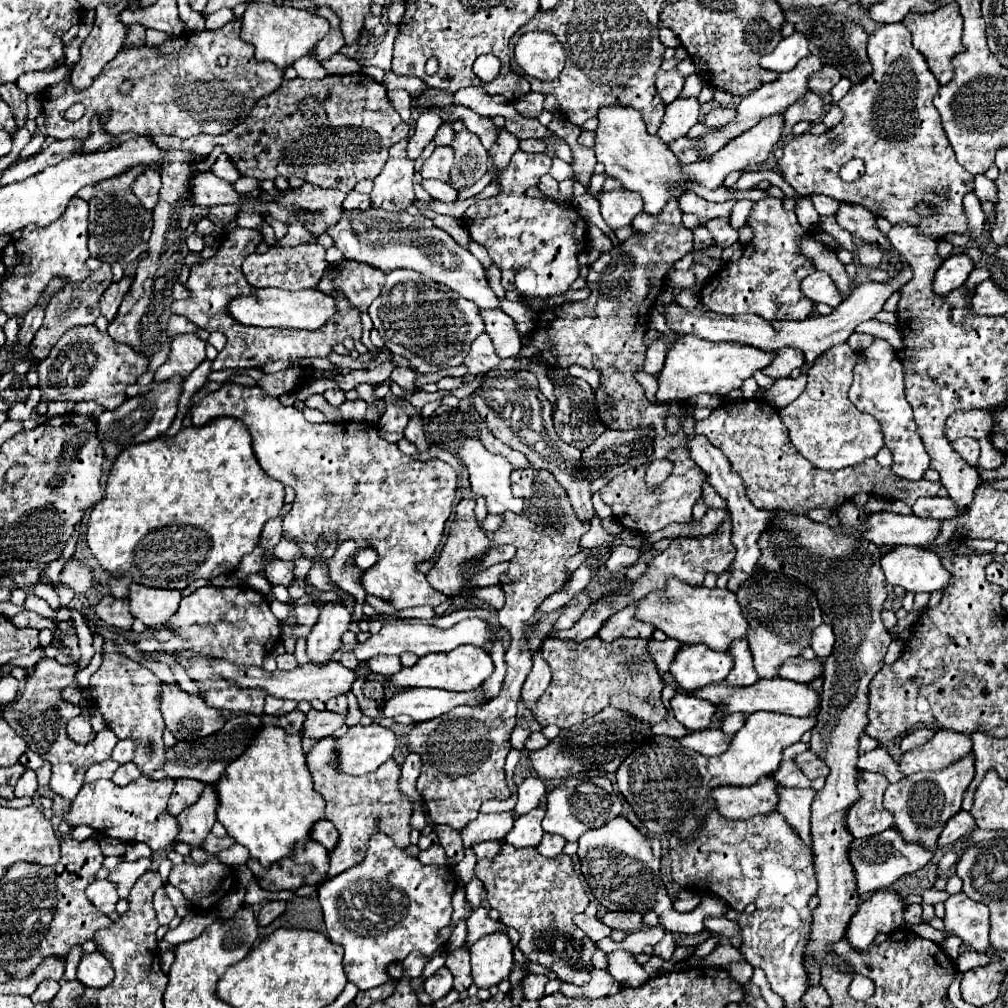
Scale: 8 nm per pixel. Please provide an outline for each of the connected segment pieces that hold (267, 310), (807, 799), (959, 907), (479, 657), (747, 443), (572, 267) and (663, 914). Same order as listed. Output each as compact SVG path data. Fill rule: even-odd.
M263 288L251 296L239 296L229 304L229 314L237 322L245 326L259 326L259 328L273 326L273 328L289 328L289 330L317 330L325 326L335 312L337 312L337 298L317 288L297 290L297 292Z
M779 786L777 812L799 834L803 844L811 844L809 810L811 810L811 802L815 800L815 796L817 796L815 788L783 788L783 786Z
M967 894L949 896L945 902L945 930L927 934L925 924L917 926L917 934L933 938L941 944L943 934L959 936L969 948L977 952L985 952L989 944L989 908L981 902L971 900Z
M459 646L451 652L439 652L439 654L427 654L417 660L415 666L411 668L401 668L397 674L389 678L393 686L405 686L405 688L419 688L419 686L431 686L431 688L443 688L443 690L455 690L455 692L467 692L479 688L491 674L495 672L495 664L489 656L479 646Z
M765 400L725 402L715 408L709 418L695 420L695 432L703 434L727 456L731 468L741 476L751 504L759 510L785 510L795 514L803 514L809 508L835 510L843 502L851 500L857 492L883 500L901 500L907 506L913 506L917 498L937 496L937 490L941 488L939 482L929 482L925 478L915 482L899 478L895 472L891 472L891 468L879 466L875 458L829 472L813 468L789 440L787 428L783 428L775 406Z
M515 152L507 172L497 180L501 184L501 192L493 198L475 202L463 214L469 236L483 244L491 260L499 266L503 288L517 290L523 296L549 298L565 294L571 282L579 278L577 256L587 248L587 224L571 204L525 196L526 190L537 186L551 166L552 159L546 154Z
M617 816L597 830L589 830L579 838L577 856L581 860L581 872L593 892L593 896L607 910L631 910L631 912L659 912L659 922L665 930L697 934L703 930L705 918L725 916L727 904L719 896L703 896L693 914L679 914L669 902L667 890L659 876L659 854L653 850L653 842L645 838L631 822Z

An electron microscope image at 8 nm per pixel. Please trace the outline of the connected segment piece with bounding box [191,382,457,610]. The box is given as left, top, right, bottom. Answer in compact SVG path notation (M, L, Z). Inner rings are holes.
M223 382L219 390L203 396L193 408L191 418L193 426L203 426L211 418L231 416L239 418L251 438L253 450L261 464L261 468L275 480L291 486L295 490L293 508L283 516L283 536L301 542L315 544L319 536L325 536L327 542L341 544L347 538L353 538L357 544L371 544L379 560L377 564L363 574L361 582L365 592L375 594L383 600L389 600L397 610L415 608L415 606L439 606L448 599L446 595L431 588L425 574L415 570L417 562L429 560L441 542L443 526L451 514L451 504L457 492L457 472L443 460L413 460L411 456L403 454L397 444L383 440L377 434L375 426L361 424L361 422L323 422L311 424L303 418L297 406L283 406L277 398L263 394L259 386L247 388L233 382ZM367 426L369 430L363 432L361 428Z

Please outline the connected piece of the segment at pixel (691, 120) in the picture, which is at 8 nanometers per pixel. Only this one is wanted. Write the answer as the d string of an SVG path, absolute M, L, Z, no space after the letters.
M677 98L675 102L671 102L667 106L657 136L667 146L671 146L671 142L683 138L689 132L689 128L693 128L697 124L699 108L701 106L699 106L697 98Z

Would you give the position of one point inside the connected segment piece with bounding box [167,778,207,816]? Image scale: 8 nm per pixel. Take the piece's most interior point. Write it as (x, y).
(185, 793)

